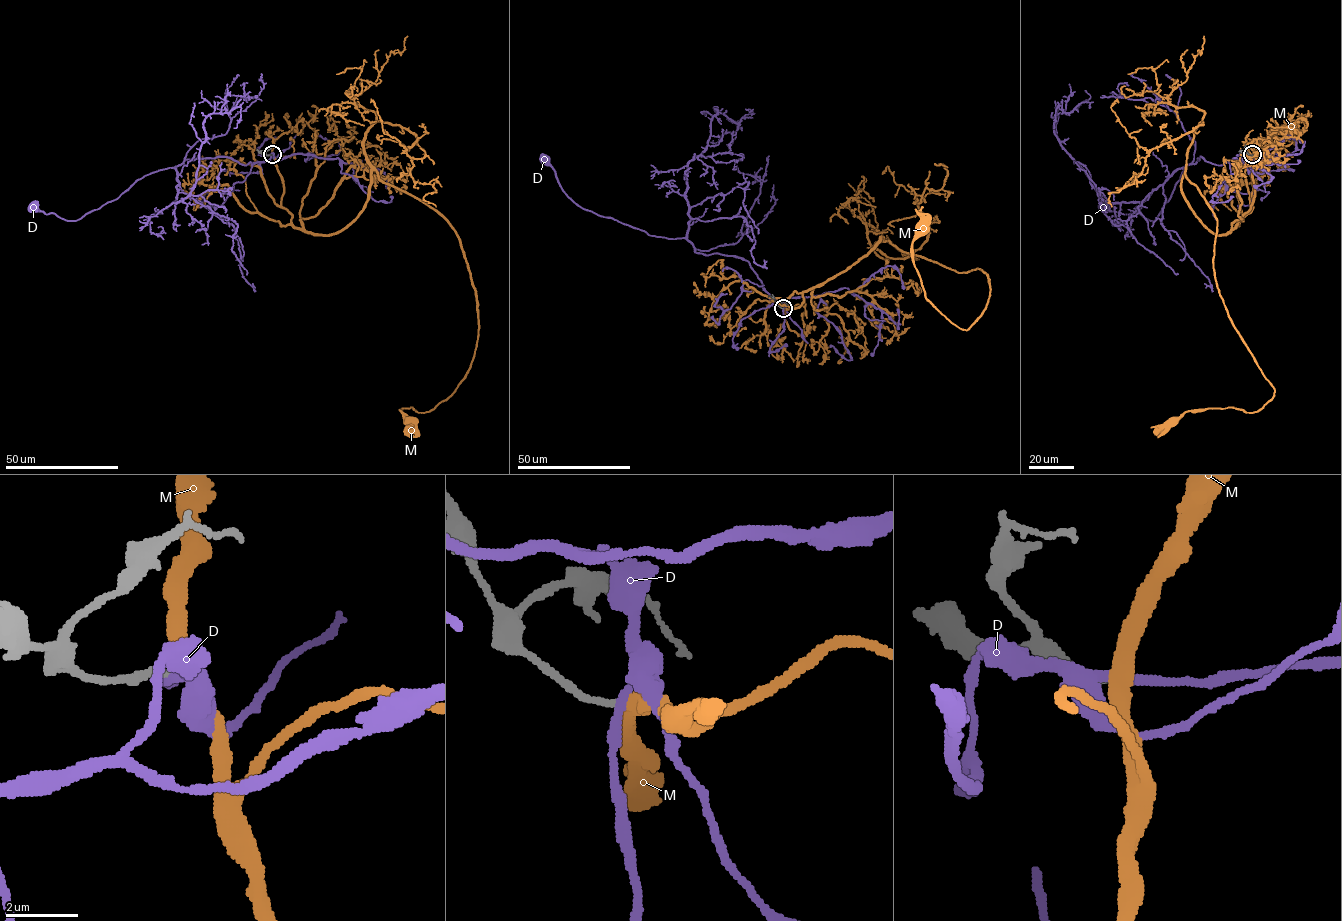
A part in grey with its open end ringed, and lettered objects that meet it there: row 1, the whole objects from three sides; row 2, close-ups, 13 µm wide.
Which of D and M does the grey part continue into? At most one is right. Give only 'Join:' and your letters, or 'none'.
Join: M

